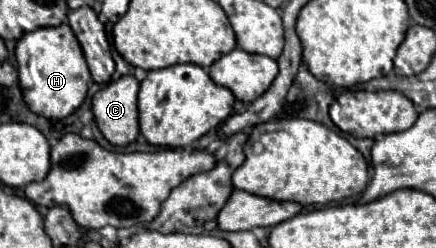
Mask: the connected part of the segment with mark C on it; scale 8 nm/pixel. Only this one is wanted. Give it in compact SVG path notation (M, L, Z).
M122 75L92 97L94 121L112 145L128 145L138 137L138 87L134 75Z

